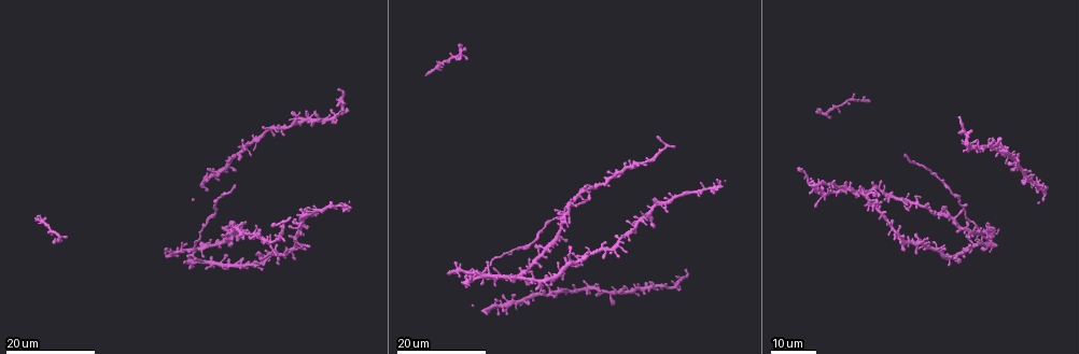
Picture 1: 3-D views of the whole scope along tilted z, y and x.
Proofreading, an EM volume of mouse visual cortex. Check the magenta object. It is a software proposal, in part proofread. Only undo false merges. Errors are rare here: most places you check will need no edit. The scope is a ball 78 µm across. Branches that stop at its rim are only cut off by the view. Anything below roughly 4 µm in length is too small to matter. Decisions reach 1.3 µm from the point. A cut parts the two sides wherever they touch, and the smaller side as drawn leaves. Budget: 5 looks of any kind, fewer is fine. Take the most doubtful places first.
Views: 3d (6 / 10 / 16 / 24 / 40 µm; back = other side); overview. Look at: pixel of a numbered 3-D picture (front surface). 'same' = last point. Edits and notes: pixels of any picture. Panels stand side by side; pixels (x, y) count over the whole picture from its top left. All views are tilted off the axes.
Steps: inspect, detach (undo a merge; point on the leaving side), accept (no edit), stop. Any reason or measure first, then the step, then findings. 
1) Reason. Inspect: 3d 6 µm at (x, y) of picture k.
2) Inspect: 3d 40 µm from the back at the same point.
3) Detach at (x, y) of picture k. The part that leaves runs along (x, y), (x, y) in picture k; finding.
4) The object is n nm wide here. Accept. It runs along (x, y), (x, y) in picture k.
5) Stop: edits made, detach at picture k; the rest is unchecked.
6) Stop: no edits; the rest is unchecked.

Arms part here. Inspect: 3d 16 µm at (582, 189) of picture 1.

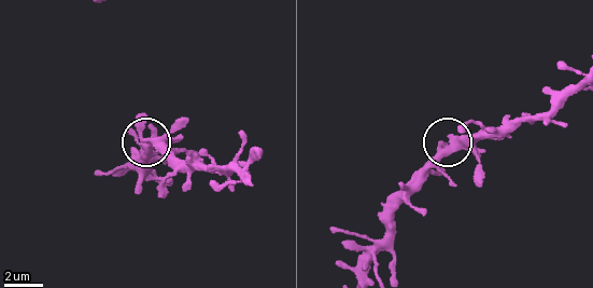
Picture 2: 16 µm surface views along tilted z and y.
Inspect: 3d 10 µm at the same point.

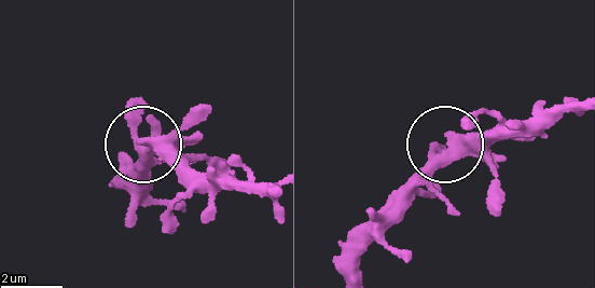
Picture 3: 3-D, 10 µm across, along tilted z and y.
Accept. It runs along (350, 274), (354, 245), (437, 153), (480, 148), (524, 120) in picture 3; all the same cell.

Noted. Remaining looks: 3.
Two arms in line, one across. Inspect: 3d 24 µm at (282, 222) of picture 1.

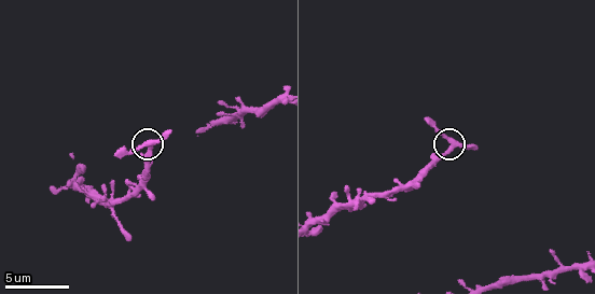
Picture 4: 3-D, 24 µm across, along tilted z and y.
Inspect: 3d 10 µm at (148, 142) of picture 4.

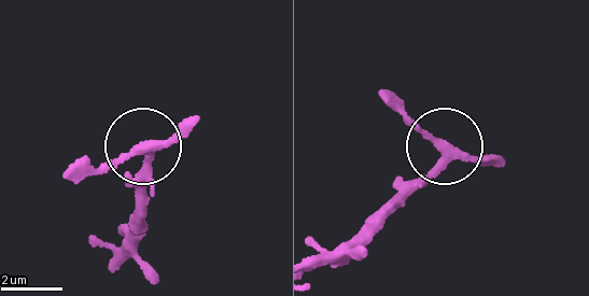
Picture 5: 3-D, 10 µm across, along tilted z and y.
The object is 280 nm wide here. Accept. It runs along (120, 245), (139, 206), (145, 149), (76, 168) in picture 5; all the same cell.

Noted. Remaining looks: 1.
Stop: no edits; the rest is unchecked.

